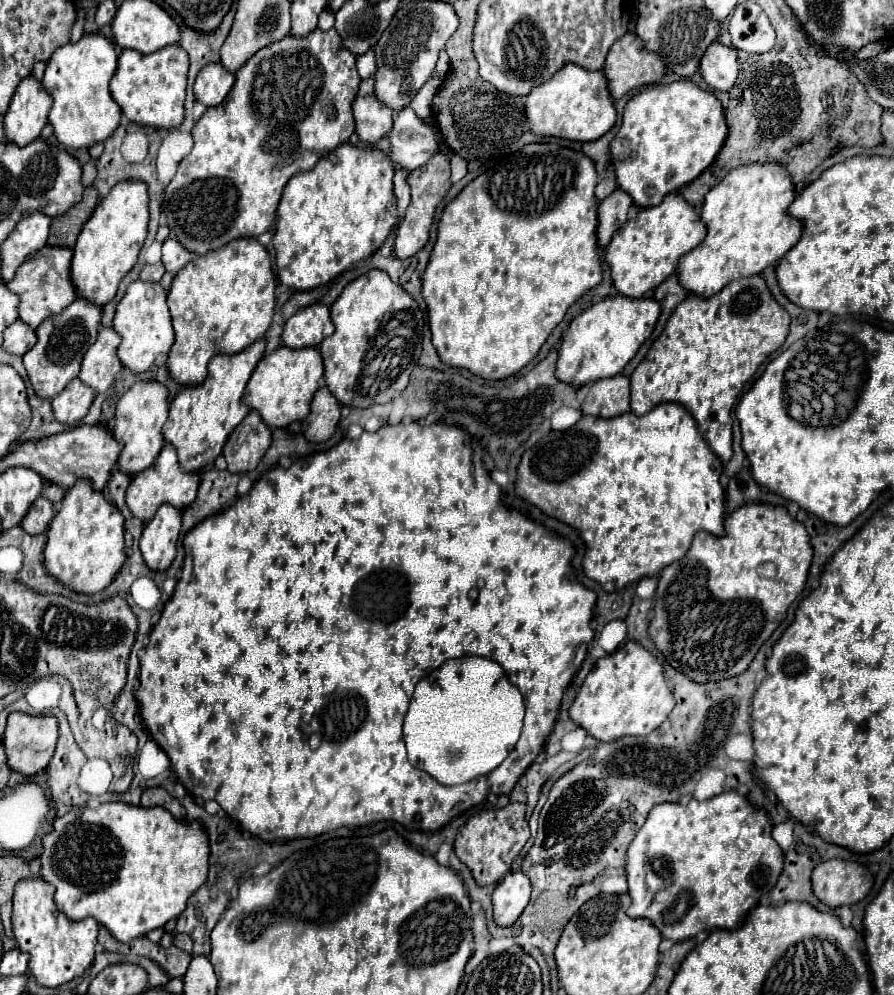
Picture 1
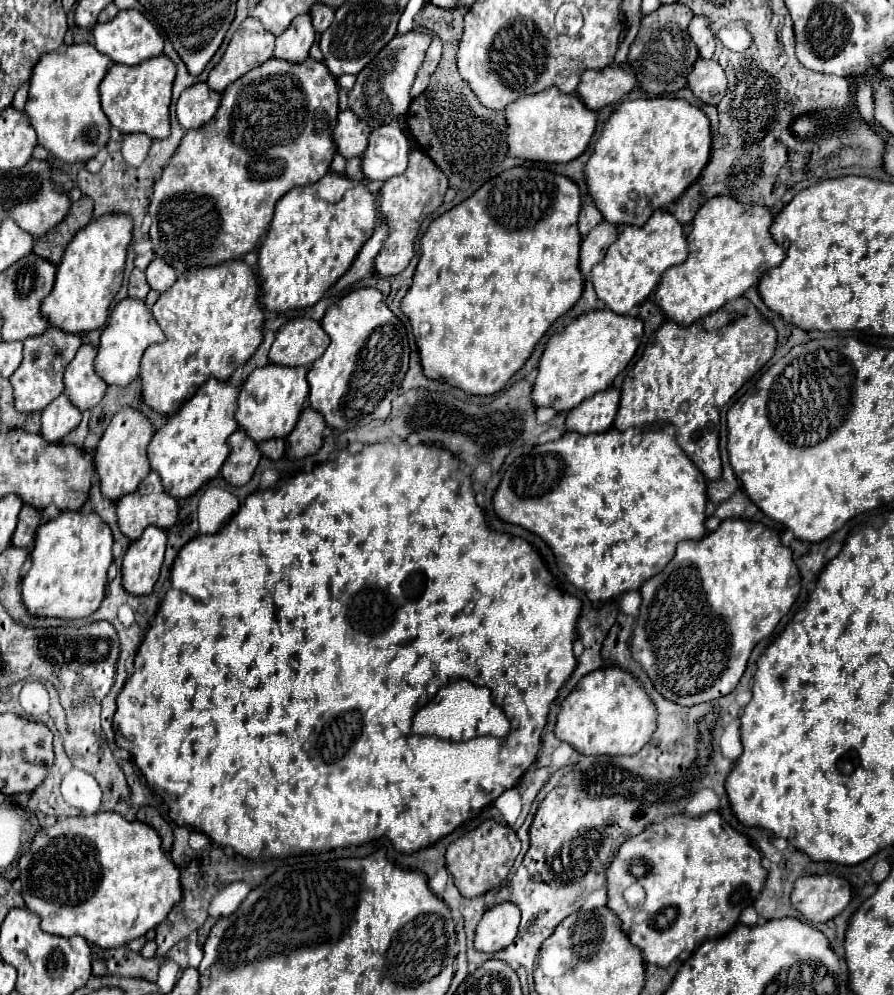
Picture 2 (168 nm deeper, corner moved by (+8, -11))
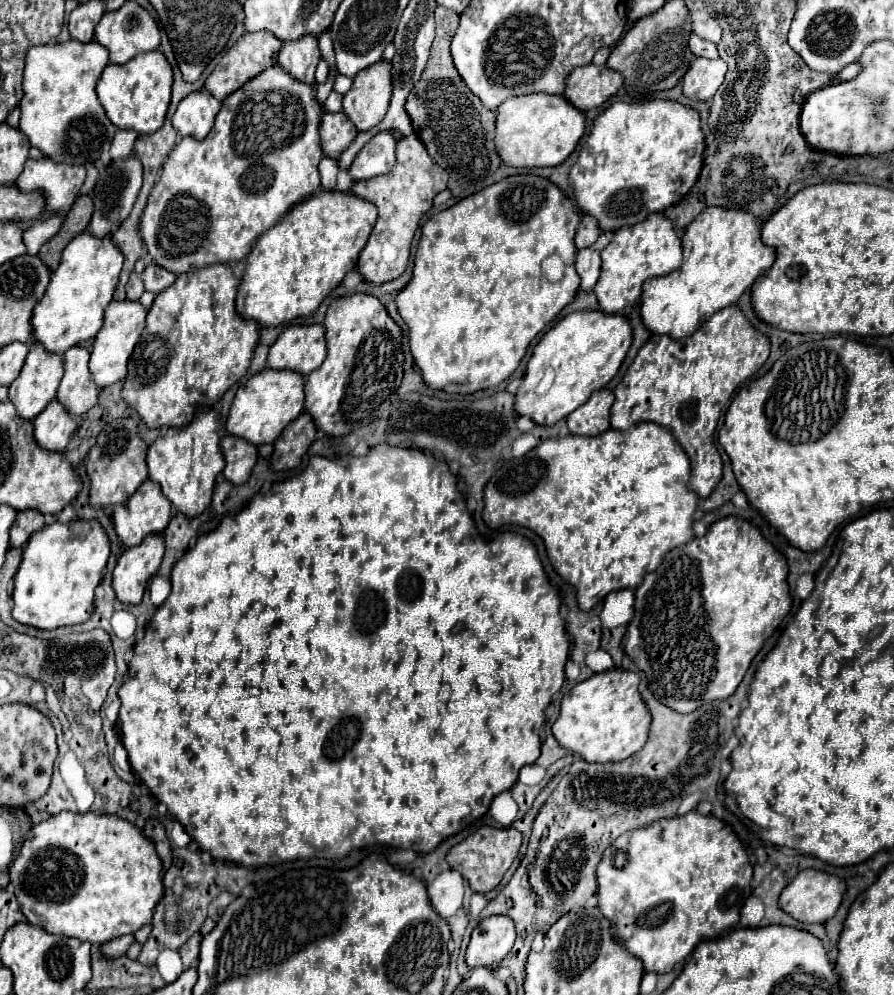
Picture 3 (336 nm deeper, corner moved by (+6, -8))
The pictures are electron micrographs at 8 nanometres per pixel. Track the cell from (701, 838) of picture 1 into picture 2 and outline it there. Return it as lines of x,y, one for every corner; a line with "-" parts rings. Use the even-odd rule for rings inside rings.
709,811
701,817
673,815
661,823
649,825
643,833
627,839
617,851
607,869
607,907
619,917
621,929
631,943
641,949
647,965
667,967
681,951
695,951
703,941
725,935
739,923
745,907
753,905
767,879
761,865
761,853
749,843
745,835
735,831
719,811
-
639,885
645,891
643,903
629,903
625,891

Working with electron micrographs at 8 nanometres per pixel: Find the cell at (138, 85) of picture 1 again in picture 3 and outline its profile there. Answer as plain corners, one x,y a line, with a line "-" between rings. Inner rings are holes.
161,50
139,54
127,64
107,64
99,82
97,96
105,108
109,120
123,130
135,130
137,134
151,134
165,122
165,114
171,100
173,68

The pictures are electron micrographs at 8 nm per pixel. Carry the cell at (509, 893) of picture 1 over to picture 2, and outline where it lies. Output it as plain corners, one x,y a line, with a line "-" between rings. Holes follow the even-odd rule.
513,903
487,909
475,931
475,949
483,953
497,953
505,949
517,935
519,919
521,913

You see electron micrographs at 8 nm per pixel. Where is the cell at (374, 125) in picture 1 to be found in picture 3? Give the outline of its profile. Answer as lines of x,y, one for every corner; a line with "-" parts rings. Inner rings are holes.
325,112
319,130
321,130
323,152
331,158
339,158
359,132
355,124
345,116
345,112
335,112
335,114

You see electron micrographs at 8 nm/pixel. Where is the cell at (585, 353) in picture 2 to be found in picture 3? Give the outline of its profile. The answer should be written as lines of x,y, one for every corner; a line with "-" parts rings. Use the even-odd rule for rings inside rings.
591,310
565,316
535,346
527,364
525,380
515,394
515,412
545,426
553,426
561,418
567,418
575,408
587,402
593,390
603,388
617,374
631,342
633,328
623,314
-
543,378
553,380
551,384
545,384
545,390
541,392
539,384

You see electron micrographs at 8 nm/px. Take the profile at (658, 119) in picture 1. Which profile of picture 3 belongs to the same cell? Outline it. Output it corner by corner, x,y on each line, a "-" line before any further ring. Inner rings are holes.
649,100
649,102
615,102
601,112
593,130
571,168
571,184
581,212
597,218
601,230
615,232
623,226
643,222
653,212
663,212
667,206
679,202
695,184
703,166
705,134
701,130
701,116
697,110
683,106
675,100

